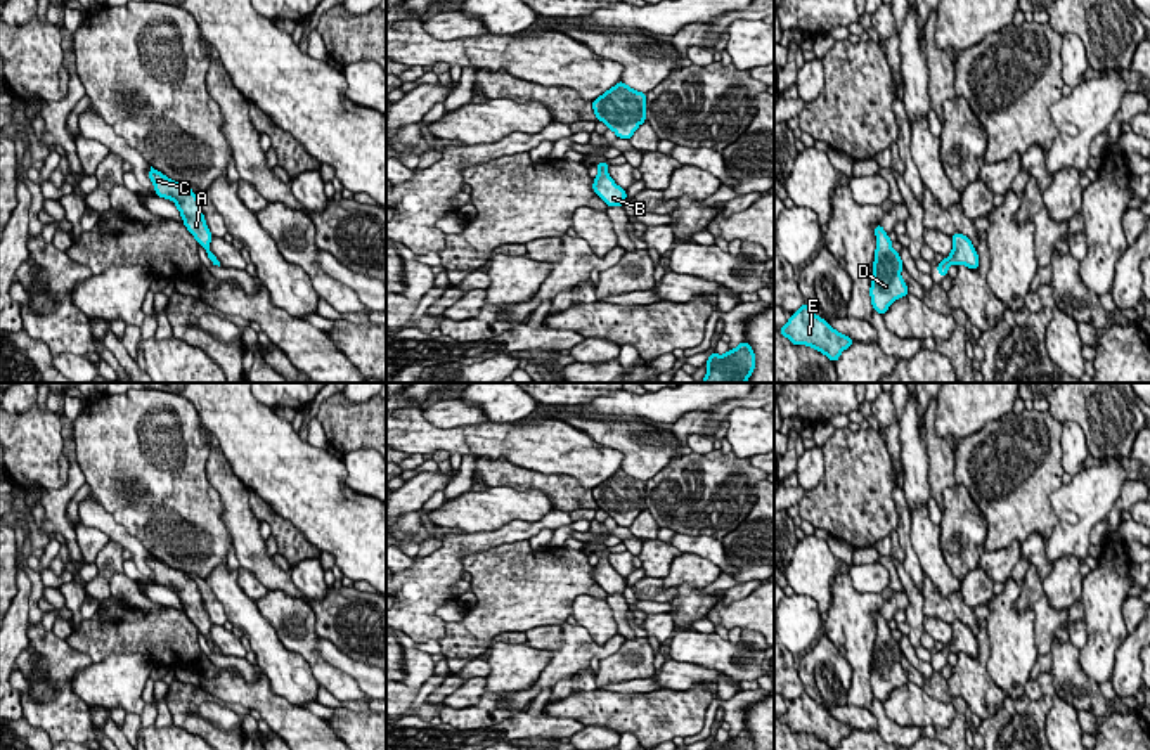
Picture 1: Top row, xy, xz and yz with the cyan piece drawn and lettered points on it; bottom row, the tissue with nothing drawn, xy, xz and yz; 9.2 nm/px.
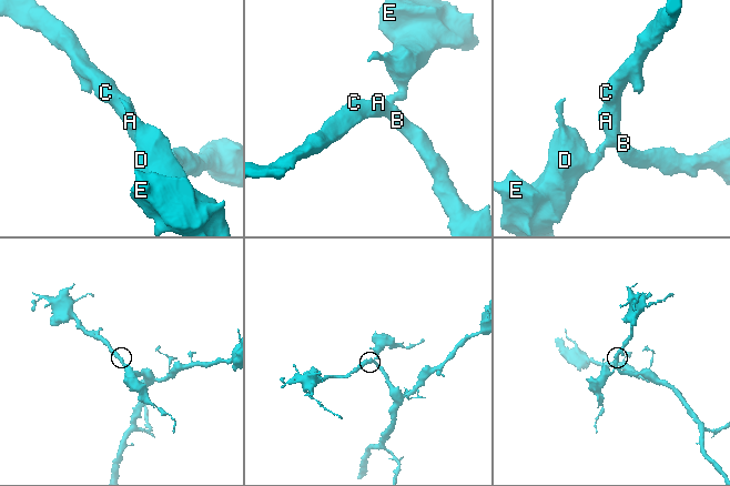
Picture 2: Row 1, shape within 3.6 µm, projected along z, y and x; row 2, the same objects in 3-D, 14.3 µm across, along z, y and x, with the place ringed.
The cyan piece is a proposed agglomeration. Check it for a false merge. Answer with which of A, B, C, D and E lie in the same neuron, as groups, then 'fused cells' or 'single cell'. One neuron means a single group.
A B C D E | single cell

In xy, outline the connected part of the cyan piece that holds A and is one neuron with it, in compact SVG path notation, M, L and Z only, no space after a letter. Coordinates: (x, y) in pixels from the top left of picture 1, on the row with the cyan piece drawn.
M151 166L149 178L156 189L156 196L171 199L178 208L184 225L196 237L196 241L206 249L213 265L220 267L216 256L210 251L211 232L204 222L203 210L197 196L189 185L173 182Z

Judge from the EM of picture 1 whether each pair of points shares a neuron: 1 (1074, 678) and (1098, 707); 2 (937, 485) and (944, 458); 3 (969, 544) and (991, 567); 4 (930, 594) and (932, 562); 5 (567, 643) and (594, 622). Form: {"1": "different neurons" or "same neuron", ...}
{"1": "same neuron", "2": "same neuron", "3": "different neurons", "4": "different neurons", "5": "different neurons"}

